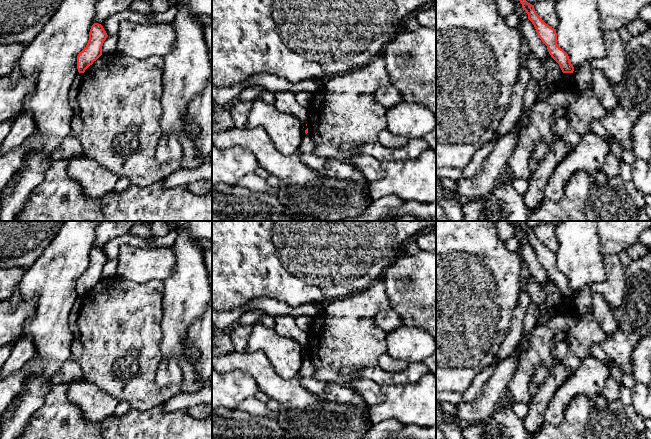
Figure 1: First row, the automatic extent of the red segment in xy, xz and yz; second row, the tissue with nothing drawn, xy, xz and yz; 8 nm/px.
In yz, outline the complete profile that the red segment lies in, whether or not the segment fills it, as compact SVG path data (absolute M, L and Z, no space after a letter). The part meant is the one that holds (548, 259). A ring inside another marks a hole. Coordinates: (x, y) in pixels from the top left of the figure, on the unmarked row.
M517 221L522 232L528 238L528 243L534 249L536 256L542 266L547 270L551 281L559 288L563 297L573 297L574 291L570 286L568 278L557 268L556 253L546 248L536 237L534 229L528 227L525 221Z

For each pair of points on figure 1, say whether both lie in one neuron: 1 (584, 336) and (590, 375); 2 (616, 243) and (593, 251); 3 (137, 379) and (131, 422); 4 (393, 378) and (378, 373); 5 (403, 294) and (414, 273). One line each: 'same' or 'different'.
1: different
2: different
3: different
4: same
5: same

